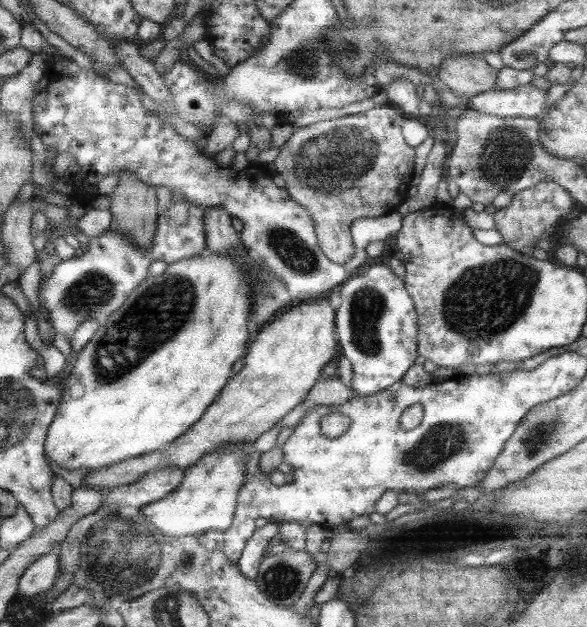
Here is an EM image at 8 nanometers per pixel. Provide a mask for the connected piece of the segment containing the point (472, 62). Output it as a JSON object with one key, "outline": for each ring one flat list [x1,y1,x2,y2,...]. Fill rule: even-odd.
{"outline":[[458,54,442,60,438,76,454,95,470,98,494,90,498,71,488,65,482,54]]}

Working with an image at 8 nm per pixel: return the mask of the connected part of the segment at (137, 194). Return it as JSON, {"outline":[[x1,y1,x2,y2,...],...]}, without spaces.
{"outline":[[123,171,118,176,122,178,122,181,116,192,110,195,114,217,111,230,124,234,126,238,132,238,134,242,138,242,138,246,142,246,142,250,152,250,162,216,158,190,156,187,149,186,148,183,141,182,130,172]]}

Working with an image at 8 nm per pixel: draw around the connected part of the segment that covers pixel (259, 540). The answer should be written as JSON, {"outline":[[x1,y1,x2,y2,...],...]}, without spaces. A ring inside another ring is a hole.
{"outline":[[267,522,265,526,256,527,237,560,246,578,256,578,260,563,270,553,269,549,274,542,278,541,279,535,280,523]]}

